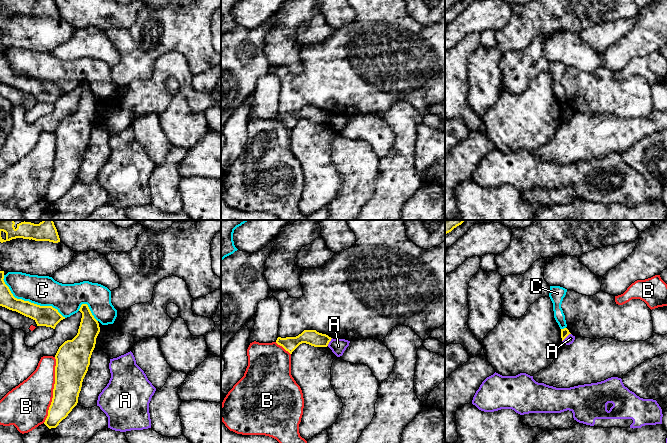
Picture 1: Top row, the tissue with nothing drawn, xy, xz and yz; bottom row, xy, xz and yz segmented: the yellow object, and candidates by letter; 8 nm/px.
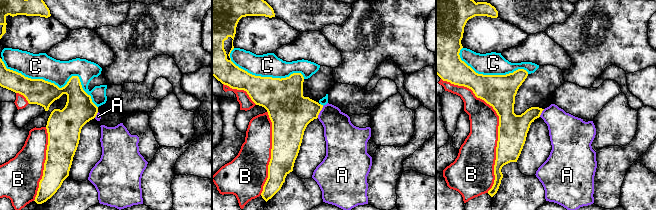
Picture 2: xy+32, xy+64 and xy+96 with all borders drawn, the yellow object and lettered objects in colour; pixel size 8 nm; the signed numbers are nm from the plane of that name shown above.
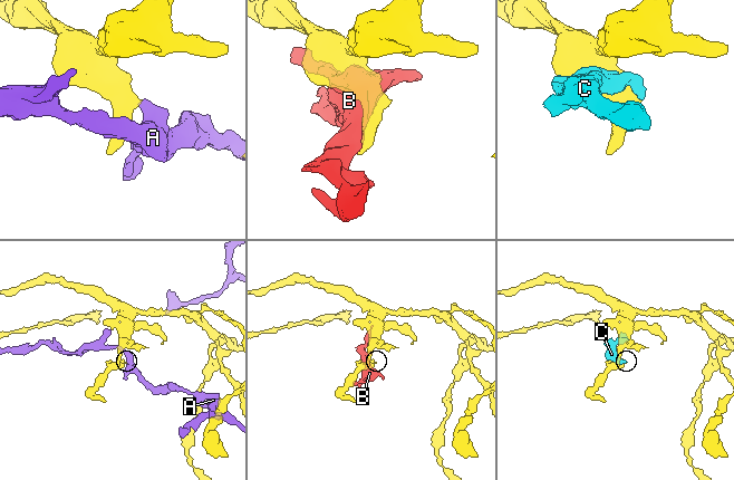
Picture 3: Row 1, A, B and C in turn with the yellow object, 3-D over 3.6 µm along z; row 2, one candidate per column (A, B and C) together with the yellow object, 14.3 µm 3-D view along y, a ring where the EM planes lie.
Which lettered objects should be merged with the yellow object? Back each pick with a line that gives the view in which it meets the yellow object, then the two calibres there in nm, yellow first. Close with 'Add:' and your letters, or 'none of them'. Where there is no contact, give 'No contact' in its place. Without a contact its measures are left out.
Add: none of them

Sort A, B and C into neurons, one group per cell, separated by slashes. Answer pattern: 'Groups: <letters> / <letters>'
Groups: A / B / C

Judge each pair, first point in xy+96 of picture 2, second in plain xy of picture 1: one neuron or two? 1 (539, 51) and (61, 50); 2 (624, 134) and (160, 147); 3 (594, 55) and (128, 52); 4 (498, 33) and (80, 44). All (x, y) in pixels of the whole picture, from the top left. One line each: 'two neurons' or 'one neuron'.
1: one neuron
2: two neurons
3: one neuron
4: two neurons

